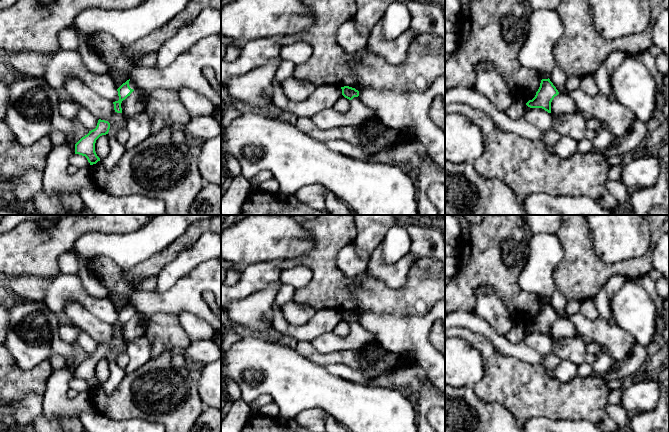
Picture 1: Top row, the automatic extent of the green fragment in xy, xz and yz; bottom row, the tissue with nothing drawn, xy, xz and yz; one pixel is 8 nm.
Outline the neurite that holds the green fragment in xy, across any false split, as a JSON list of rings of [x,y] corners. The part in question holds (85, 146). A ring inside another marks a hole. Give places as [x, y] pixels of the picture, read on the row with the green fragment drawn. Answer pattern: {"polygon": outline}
{"polygon": [[[99,119],[96,128],[89,131],[87,135],[82,137],[75,144],[75,154],[85,156],[90,165],[96,164],[98,161],[100,161],[100,158],[95,152],[96,140],[100,136],[108,134],[109,129],[110,123],[108,121]]]}

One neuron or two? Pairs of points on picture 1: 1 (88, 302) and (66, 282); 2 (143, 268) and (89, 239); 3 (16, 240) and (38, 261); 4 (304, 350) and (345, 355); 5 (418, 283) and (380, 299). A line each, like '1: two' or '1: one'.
1: one
2: two
3: one
4: one
5: one

